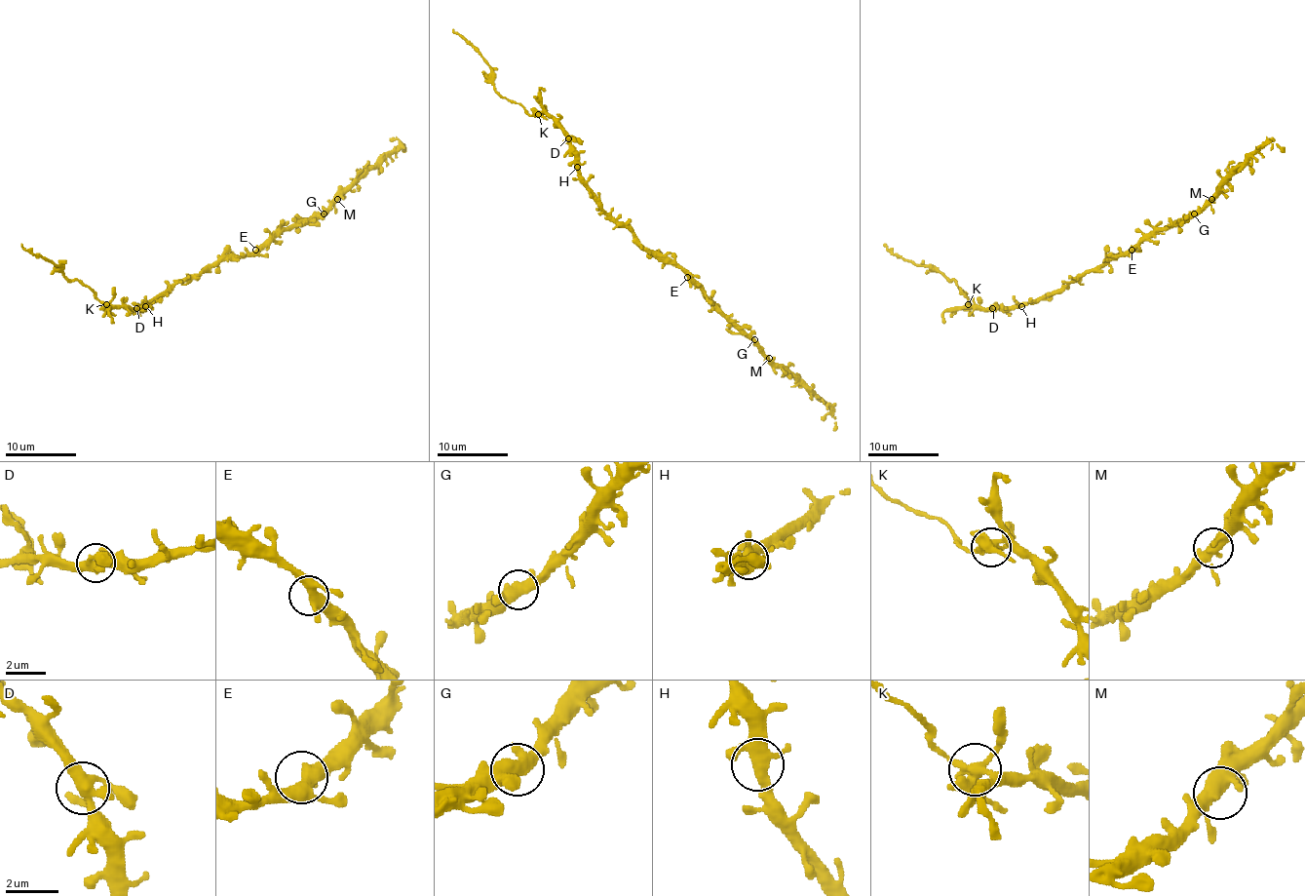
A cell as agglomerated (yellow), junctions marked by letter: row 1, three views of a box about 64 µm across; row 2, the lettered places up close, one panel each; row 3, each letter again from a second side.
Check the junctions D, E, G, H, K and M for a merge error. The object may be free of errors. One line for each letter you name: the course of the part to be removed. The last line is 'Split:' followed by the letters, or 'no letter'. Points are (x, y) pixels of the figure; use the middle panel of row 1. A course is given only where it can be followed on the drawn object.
K: foreign part runs (537, 113), (530, 115), (518, 102), (502, 97), (495, 91), (487, 61), (452, 29)
Split: K

